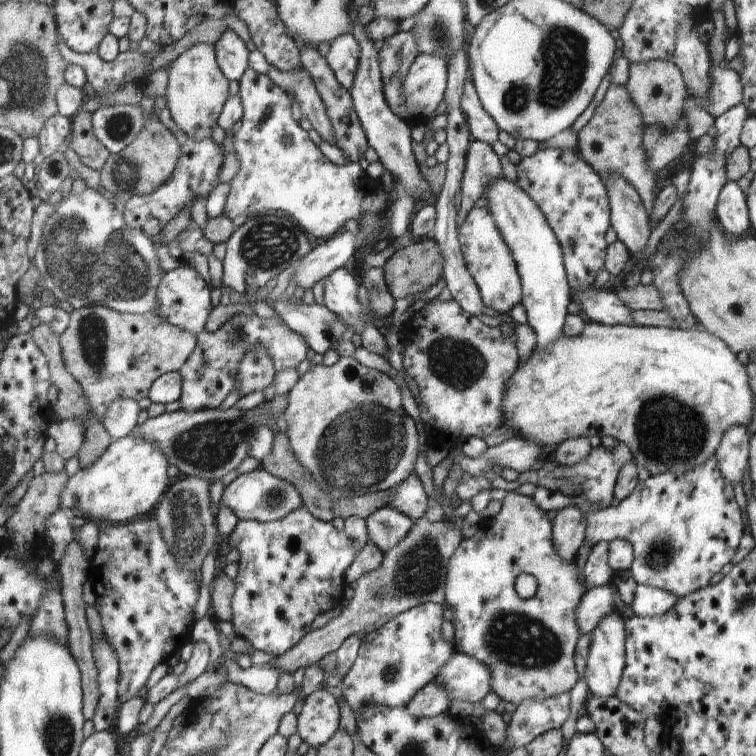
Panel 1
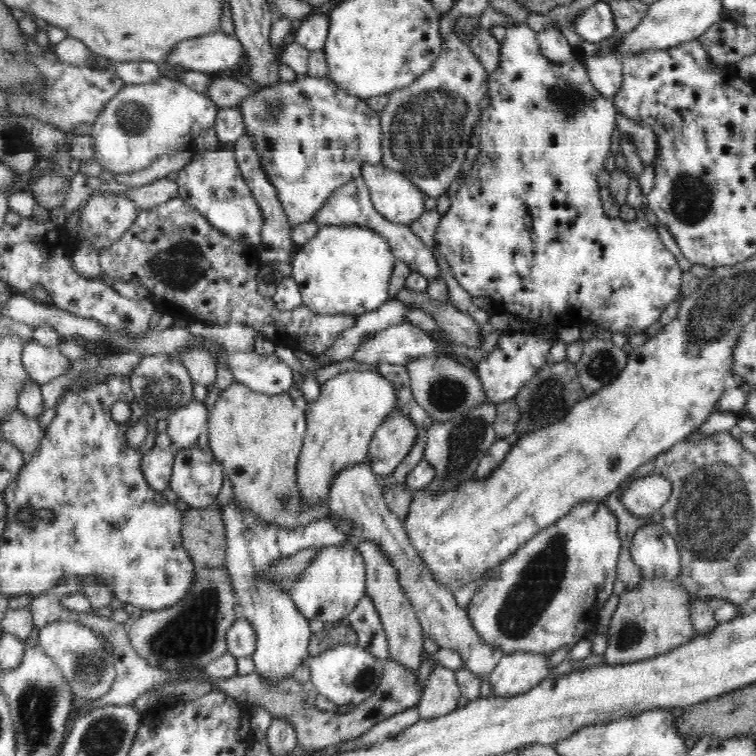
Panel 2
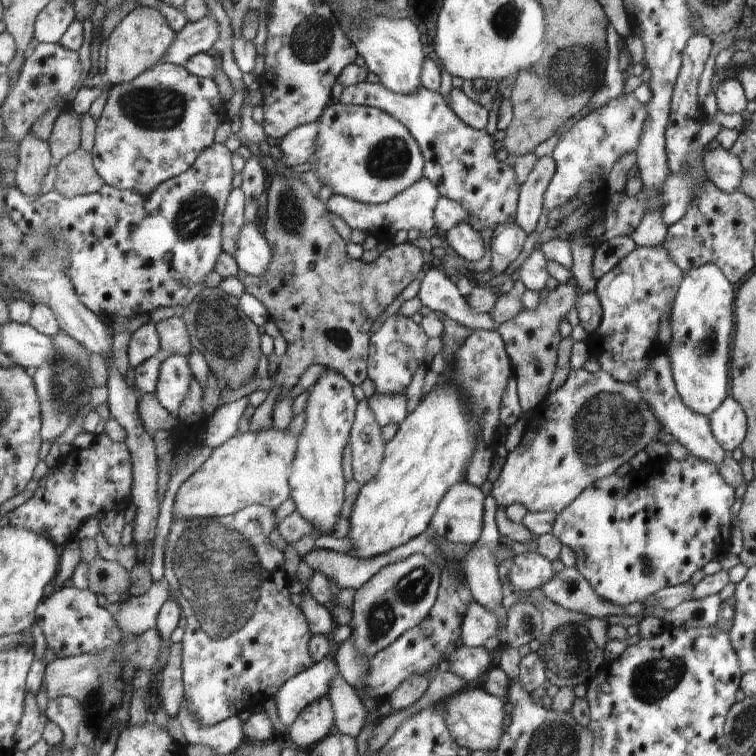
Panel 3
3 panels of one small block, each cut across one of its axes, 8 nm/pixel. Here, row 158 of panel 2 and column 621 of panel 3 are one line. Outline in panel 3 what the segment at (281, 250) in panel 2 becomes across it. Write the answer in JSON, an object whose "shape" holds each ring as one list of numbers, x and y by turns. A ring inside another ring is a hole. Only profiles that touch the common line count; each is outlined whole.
{"shape":[[622,236,616,240,604,241,596,249,593,258,593,275,596,280,610,272,620,260,626,258,637,246,629,236]]}

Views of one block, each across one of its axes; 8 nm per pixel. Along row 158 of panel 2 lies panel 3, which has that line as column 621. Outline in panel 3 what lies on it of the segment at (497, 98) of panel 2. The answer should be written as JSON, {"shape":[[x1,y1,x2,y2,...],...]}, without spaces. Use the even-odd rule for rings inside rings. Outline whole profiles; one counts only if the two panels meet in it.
{"shape":[[688,455,684,460,676,460,667,457,656,464,650,482,648,482,648,480,640,481,634,478,634,476,636,476,635,472,634,474,630,472,625,476,620,476,618,473,615,473,614,475,598,480,598,482,592,483,574,503,571,503,566,510,560,511,555,516,551,530,551,533,562,545,564,544,564,546,572,548,577,558,575,567,591,584,592,590,594,590,599,597,620,606,626,606,630,603,642,603,660,589,686,584,696,571,702,570,703,566,710,563,711,560,724,560,724,557,732,552,732,536,736,536,736,526,738,523,737,520,732,520,732,528,724,528,724,532,720,532,718,520,722,518,722,514,730,514,730,506,735,503,737,498,734,495,734,488,726,484,726,481,719,473,719,468,712,461,702,460,692,455]]}

